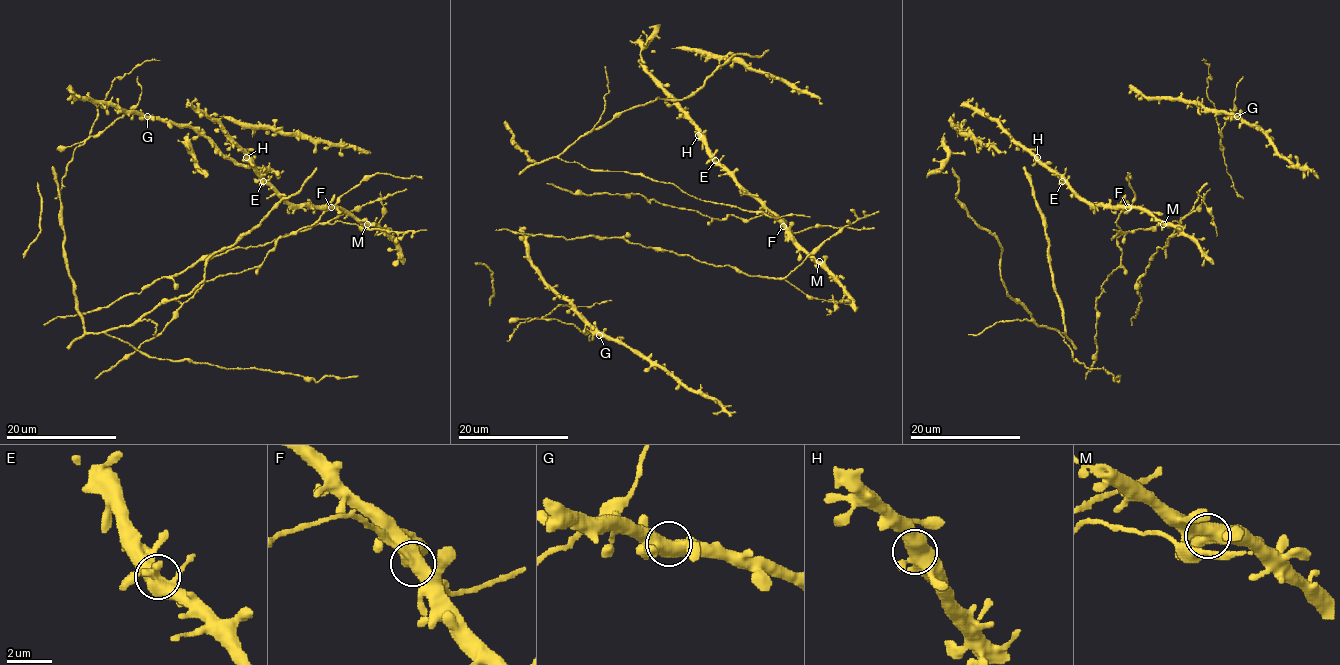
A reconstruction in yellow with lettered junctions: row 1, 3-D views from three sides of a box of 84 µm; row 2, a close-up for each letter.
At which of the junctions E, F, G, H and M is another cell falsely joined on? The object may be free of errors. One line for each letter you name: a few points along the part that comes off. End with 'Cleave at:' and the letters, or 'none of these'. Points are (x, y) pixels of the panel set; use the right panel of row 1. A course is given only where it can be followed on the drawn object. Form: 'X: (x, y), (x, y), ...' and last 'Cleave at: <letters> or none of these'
Cleave at: none of these

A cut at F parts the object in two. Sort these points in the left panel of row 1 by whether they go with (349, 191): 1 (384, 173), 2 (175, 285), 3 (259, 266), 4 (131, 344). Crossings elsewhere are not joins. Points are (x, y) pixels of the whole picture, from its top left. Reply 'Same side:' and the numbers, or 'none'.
Same side: 1, 3

